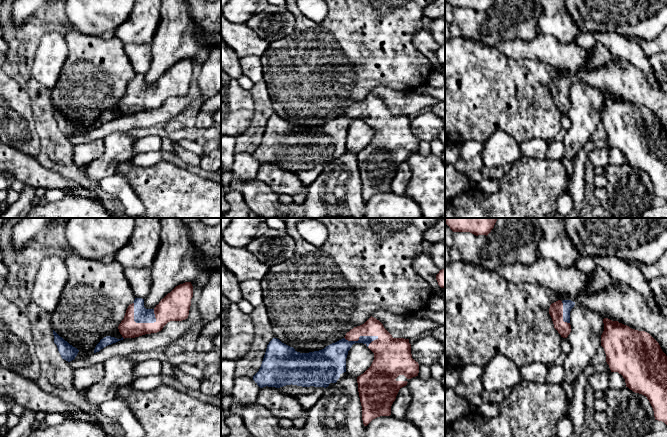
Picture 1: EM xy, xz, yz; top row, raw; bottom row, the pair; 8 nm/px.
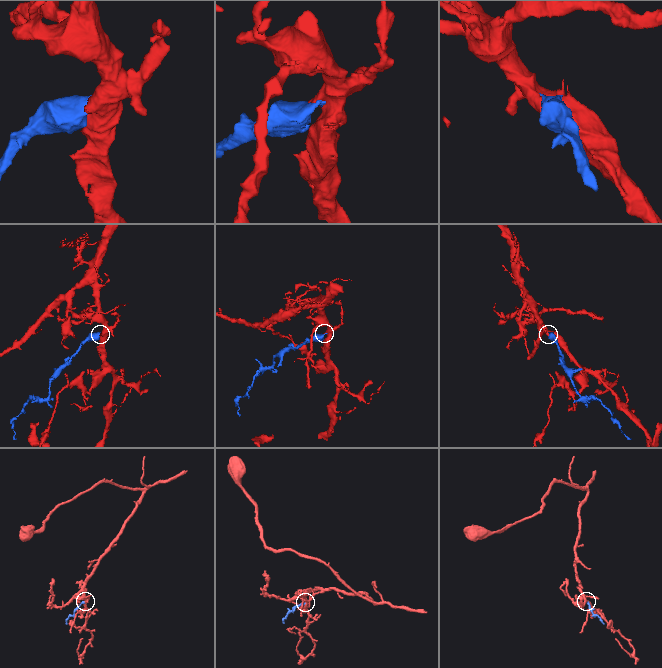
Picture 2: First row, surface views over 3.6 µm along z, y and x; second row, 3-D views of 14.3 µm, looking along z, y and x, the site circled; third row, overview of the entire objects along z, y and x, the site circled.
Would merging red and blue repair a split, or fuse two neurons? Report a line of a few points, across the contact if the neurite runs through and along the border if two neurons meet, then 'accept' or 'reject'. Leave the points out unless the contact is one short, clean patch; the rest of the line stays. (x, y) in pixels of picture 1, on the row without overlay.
accept

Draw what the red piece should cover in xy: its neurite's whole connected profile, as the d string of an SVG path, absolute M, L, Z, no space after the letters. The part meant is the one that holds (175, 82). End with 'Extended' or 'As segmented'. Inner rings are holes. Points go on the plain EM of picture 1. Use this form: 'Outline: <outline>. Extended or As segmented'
Outline: M185 58L176 62L170 69L168 69L154 85L146 85L144 83L144 75L135 74L134 78L130 80L126 86L124 95L118 102L119 108L122 111L121 115L106 112L100 116L94 125L94 129L99 128L104 123L116 119L125 114L135 114L145 110L157 109L170 97L182 97L188 94L191 82L191 75L193 73L193 62L191 58Z. Extended

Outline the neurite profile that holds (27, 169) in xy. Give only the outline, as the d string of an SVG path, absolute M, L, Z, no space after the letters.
M2 142L0 143L0 173L10 174L13 178L34 188L68 190L71 195L90 197L101 202L97 191L45 168L37 158L28 156Z

